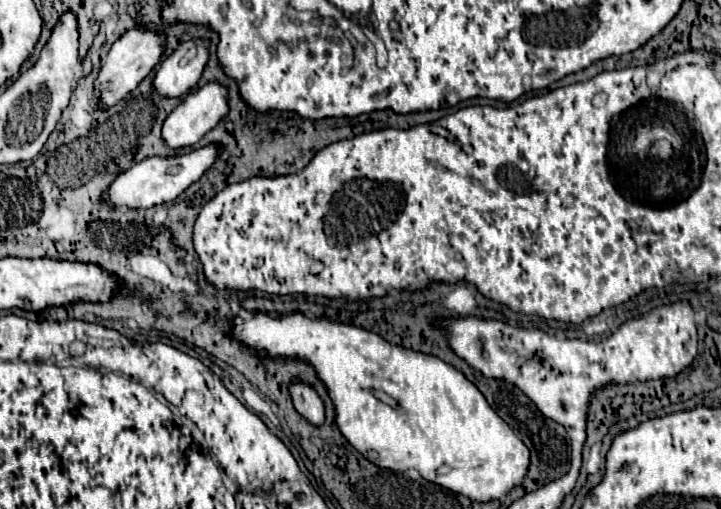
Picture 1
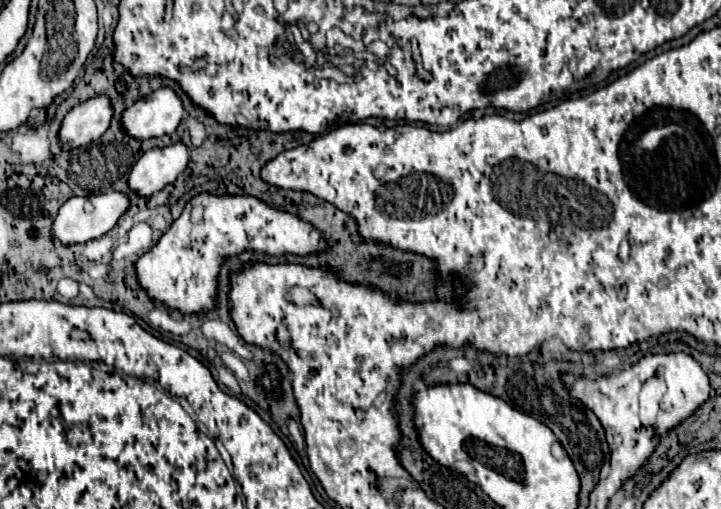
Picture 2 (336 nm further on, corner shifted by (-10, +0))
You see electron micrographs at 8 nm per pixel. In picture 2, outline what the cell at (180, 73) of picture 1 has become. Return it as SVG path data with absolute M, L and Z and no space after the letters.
M160 88L122 112L122 132L136 140L172 134L184 116L180 98L172 88Z

